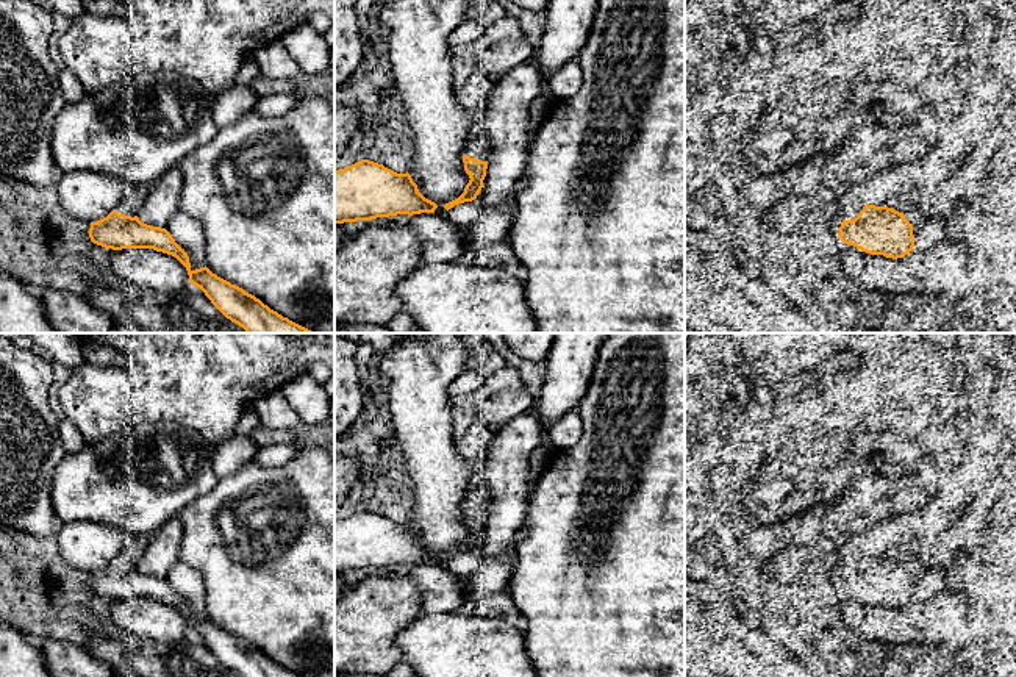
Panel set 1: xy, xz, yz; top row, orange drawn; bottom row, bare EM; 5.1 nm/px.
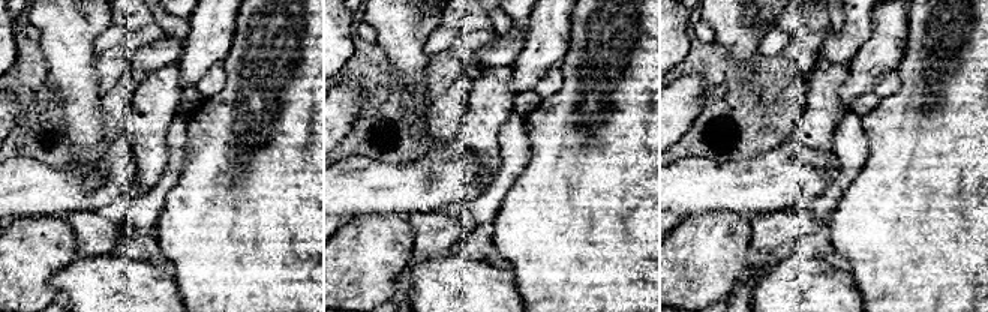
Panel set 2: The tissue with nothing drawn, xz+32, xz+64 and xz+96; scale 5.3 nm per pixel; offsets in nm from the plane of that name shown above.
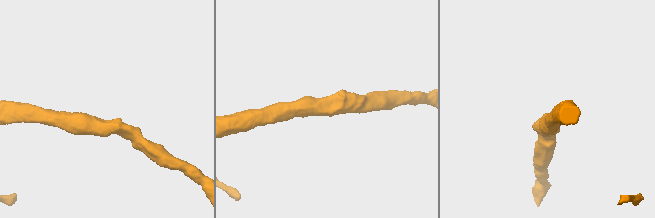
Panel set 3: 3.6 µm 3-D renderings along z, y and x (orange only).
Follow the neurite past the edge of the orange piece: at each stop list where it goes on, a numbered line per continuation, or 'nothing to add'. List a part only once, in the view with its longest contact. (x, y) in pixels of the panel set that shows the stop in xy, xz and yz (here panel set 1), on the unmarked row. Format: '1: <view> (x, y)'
1: yz (847, 554)

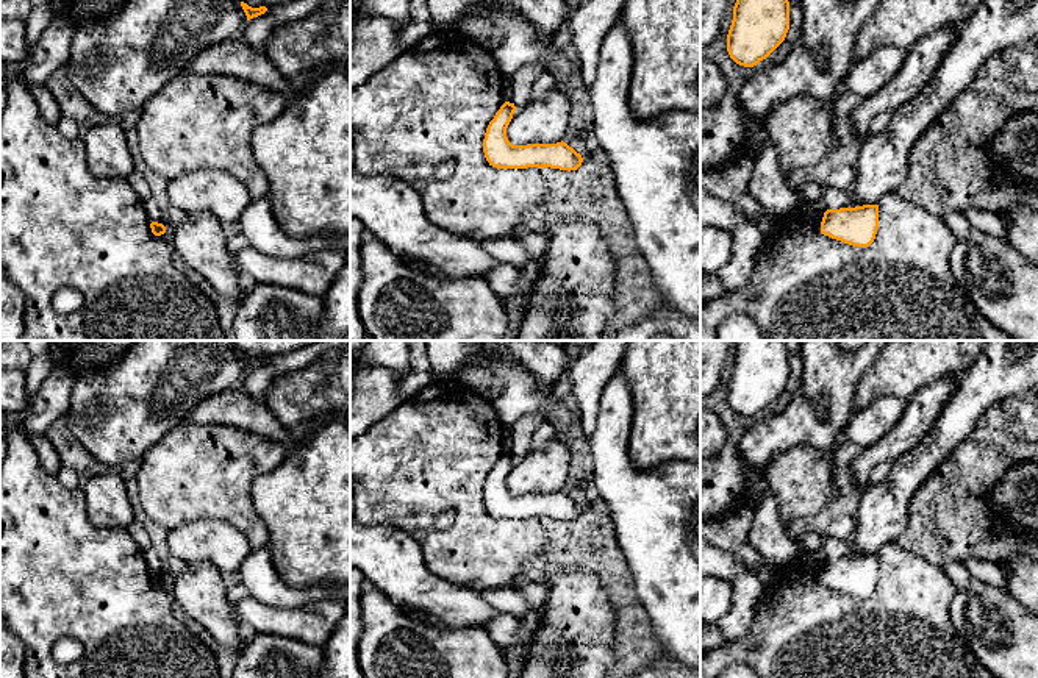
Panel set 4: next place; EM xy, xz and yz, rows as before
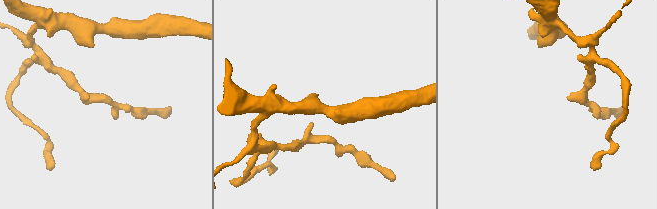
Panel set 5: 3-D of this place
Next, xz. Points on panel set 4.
nothing to add

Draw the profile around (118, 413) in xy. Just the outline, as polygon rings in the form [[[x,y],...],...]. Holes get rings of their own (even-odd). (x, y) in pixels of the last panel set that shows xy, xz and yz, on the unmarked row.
[[[139,341],[109,367],[77,376],[66,414],[78,442],[109,470],[141,459],[205,397],[234,389],[247,373],[231,341]]]

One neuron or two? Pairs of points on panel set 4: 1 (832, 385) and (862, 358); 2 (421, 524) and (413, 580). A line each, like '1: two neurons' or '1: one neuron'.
1: one neuron
2: two neurons

